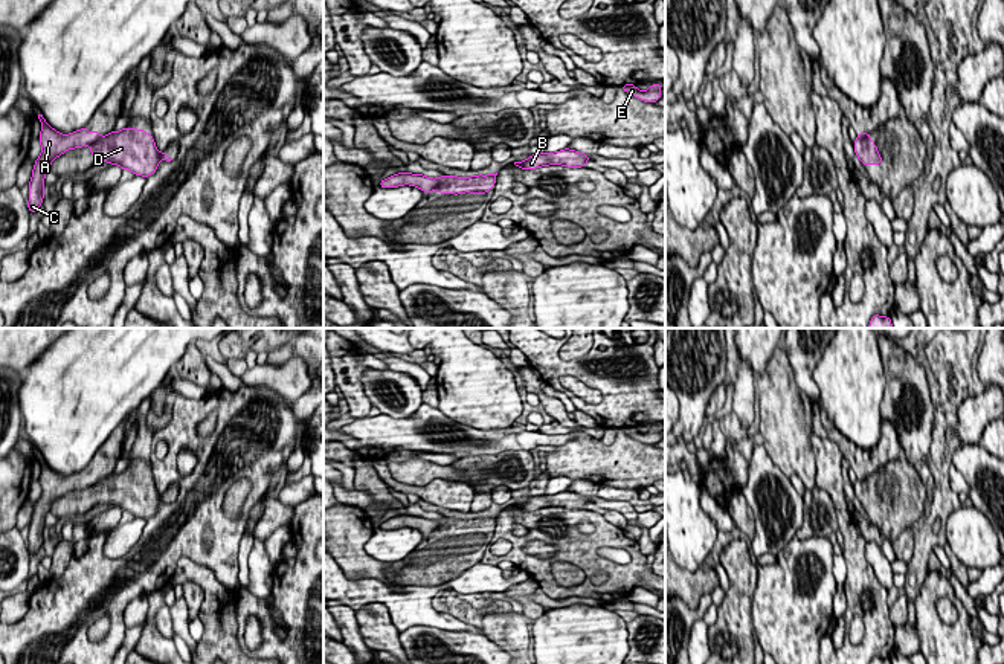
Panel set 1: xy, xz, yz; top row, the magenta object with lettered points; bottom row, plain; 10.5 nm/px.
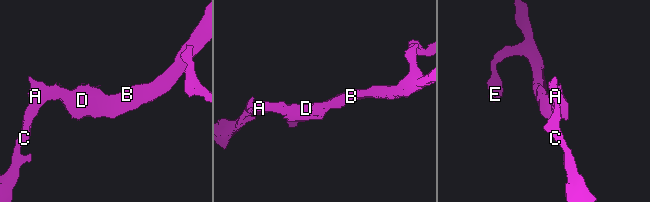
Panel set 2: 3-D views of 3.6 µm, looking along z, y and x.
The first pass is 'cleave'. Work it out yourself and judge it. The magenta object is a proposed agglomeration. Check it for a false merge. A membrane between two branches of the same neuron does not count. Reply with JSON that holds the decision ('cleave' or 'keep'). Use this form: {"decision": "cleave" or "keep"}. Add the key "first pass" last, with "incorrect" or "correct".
{"decision": "cleave", "first pass": "correct"}

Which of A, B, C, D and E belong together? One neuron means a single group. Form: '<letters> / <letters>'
A C / B D E

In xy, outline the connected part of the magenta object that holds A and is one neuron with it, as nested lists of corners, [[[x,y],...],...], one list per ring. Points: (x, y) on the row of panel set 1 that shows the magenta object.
[[[38,114],[41,122],[41,133],[40,133],[40,143],[41,143],[41,154],[35,160],[32,179],[29,182],[29,212],[35,212],[40,209],[43,198],[44,198],[44,177],[46,172],[50,169],[50,163],[67,150],[82,148],[90,145],[93,140],[101,137],[98,131],[87,131],[87,127],[73,131],[70,134],[61,134],[52,127],[47,125],[43,114]]]

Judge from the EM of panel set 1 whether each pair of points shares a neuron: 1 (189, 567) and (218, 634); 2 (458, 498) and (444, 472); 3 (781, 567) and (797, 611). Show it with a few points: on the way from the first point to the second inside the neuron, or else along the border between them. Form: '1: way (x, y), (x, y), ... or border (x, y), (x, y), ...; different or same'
1: way (206, 583), (214, 593), (215, 617); same
2: border (466, 481), (431, 480), (414, 486); different
3: way (792, 577), (797, 600); same

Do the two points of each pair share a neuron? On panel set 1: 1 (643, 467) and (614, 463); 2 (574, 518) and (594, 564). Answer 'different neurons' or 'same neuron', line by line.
1: same neuron
2: same neuron

